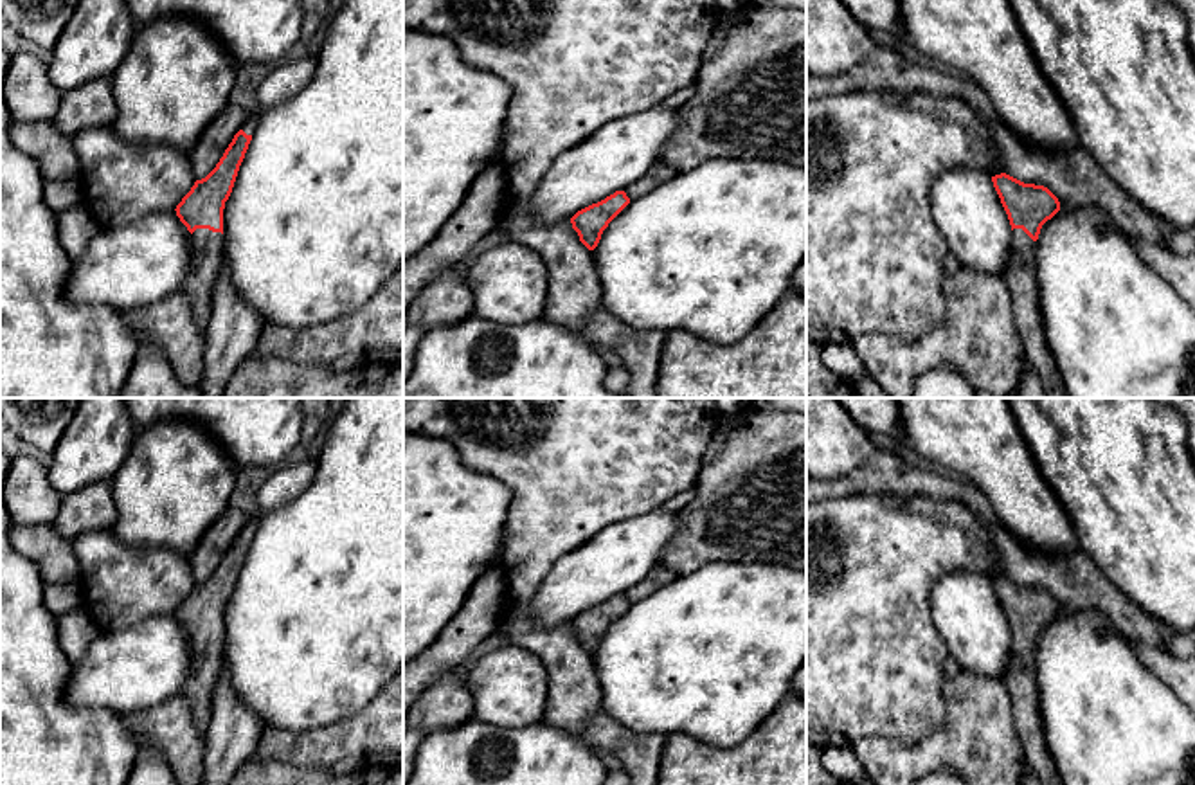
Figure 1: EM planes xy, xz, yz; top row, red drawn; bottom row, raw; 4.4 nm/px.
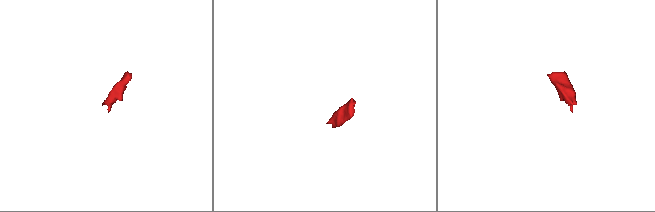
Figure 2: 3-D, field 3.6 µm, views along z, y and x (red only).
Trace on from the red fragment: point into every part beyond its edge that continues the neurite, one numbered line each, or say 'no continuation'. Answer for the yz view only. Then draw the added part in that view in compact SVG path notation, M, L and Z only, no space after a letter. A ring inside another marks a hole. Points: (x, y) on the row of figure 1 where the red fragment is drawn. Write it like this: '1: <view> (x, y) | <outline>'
1: yz (1019, 274) | M1013 229L1011 238L1011 256L1004 279L1011 290L1015 324L1024 342L1028 362L1042 382L1046 398L1069 398L1046 342L1035 277L1037 241L1022 229Z

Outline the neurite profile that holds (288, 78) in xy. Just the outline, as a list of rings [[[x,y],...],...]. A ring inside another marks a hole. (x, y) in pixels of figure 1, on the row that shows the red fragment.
[[[315,56],[277,63],[257,90],[261,112],[275,108],[292,99],[310,85],[313,74]]]

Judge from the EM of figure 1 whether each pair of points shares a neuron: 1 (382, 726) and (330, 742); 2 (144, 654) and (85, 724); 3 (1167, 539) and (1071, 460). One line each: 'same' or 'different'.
1: same
2: different
3: same

